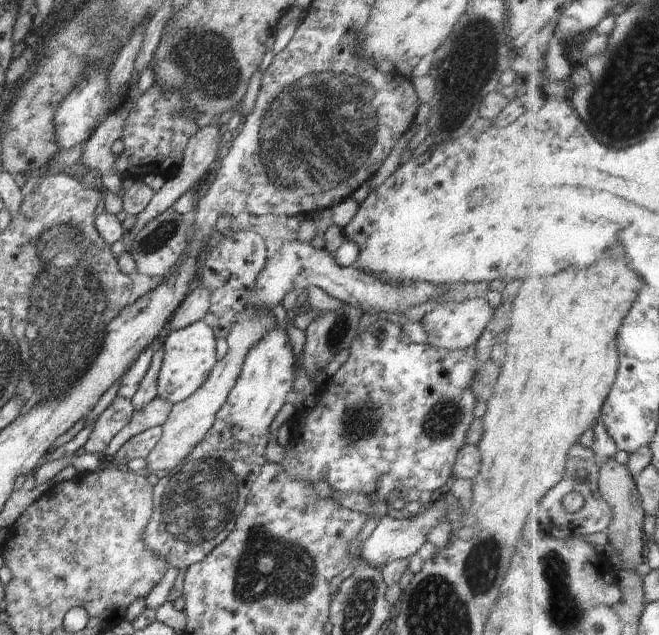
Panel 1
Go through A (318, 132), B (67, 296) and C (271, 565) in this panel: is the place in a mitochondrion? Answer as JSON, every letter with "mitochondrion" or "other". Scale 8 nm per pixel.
{"A":"mitochondrion","B":"mitochondrion","C":"mitochondrion"}

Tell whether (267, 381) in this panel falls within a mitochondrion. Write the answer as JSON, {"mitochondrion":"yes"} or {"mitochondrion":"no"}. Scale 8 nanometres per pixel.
{"mitochondrion":"no"}

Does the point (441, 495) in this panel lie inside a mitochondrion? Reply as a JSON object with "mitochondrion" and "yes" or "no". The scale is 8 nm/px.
{"mitochondrion":"no"}

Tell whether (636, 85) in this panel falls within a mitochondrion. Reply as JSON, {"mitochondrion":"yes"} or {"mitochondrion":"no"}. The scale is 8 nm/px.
{"mitochondrion":"yes"}

